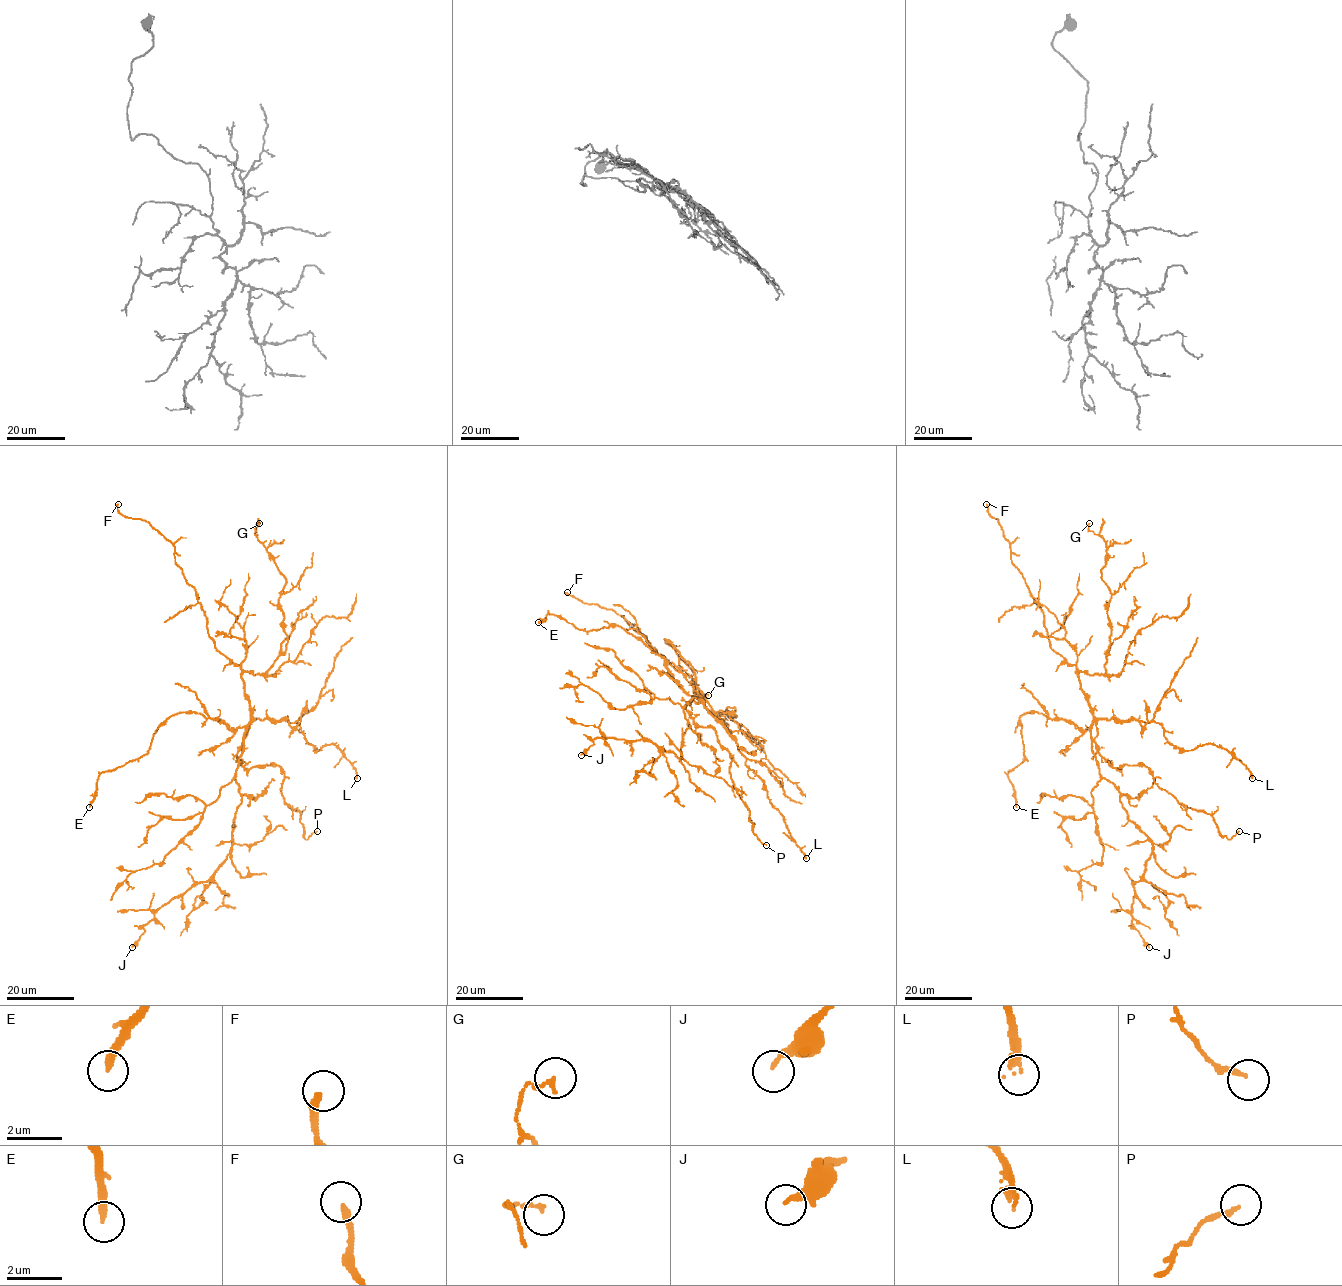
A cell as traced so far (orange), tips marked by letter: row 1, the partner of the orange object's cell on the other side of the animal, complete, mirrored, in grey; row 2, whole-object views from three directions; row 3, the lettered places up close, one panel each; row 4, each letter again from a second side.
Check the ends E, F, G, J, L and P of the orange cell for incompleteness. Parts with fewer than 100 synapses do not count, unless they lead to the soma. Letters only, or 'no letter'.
F

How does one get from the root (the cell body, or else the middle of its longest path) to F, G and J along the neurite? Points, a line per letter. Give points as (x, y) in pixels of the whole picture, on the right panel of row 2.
F: (1093, 723), (1077, 668), (1051, 648), (1043, 612), (1012, 562), (1010, 544), (986, 504)
G: (1093, 723), (1078, 672), (1105, 672), (1111, 593), (1101, 578), (1106, 544), (1088, 529), (1089, 523)
J: (1093, 723), (1099, 773), (1152, 845), (1134, 884), (1131, 913), (1149, 947)

